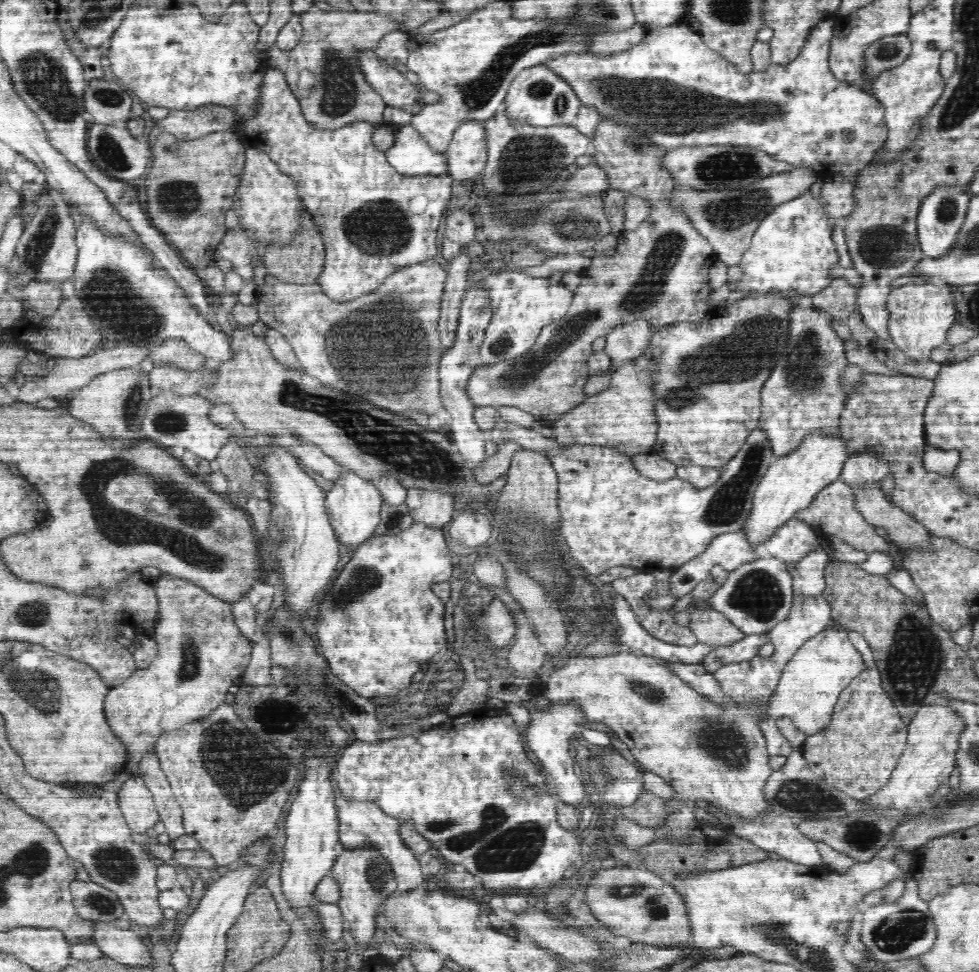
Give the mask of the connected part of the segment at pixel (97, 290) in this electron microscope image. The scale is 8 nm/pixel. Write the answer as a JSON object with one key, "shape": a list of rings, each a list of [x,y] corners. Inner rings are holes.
{"shape":[[[84,218],[81,221],[75,238],[78,252],[74,284],[78,299],[82,298],[83,309],[103,336],[110,336],[114,344],[139,348],[156,348],[166,340],[178,338],[208,360],[215,360],[217,363],[229,361],[237,356],[237,352],[232,352],[229,335],[224,334],[215,324],[204,320],[206,316],[189,302],[185,289],[180,288],[177,280],[168,276],[166,271],[157,265],[153,251],[142,246],[142,242],[138,242],[137,238],[126,239],[124,236],[111,235],[92,218]]]}

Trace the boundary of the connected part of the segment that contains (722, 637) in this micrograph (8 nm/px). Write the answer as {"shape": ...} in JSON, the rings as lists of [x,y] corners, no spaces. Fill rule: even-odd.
{"shape":[[[714,607],[690,612],[688,627],[697,636],[698,643],[714,648],[734,644],[746,636],[723,612]]]}

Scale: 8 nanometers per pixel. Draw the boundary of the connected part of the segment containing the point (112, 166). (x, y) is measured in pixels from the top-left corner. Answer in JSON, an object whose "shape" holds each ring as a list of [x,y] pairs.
{"shape":[[[92,123],[89,125],[89,134],[86,138],[90,158],[94,160],[94,164],[106,172],[112,178],[118,180],[134,180],[142,174],[146,174],[146,170],[151,166],[152,151],[150,151],[150,143],[144,138],[134,137],[124,125],[109,125]]]}

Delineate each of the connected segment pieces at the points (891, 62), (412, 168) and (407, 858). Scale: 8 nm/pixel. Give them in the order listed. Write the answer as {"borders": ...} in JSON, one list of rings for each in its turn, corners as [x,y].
{"borders":[[[[907,33],[883,36],[871,42],[863,51],[863,90],[872,93],[872,82],[882,73],[901,66],[910,56],[911,40]]],[[[390,123],[389,126],[396,127],[396,140],[385,155],[386,160],[398,171],[398,173],[403,175],[439,175],[443,172],[447,172],[448,163],[445,153],[434,152],[430,146],[428,146],[424,138],[422,138],[410,124],[398,124],[396,126]]],[[[332,777],[332,783],[334,783],[334,793],[336,793],[336,815],[340,821],[339,839],[345,850],[358,850],[362,846],[373,846],[380,851],[380,854],[390,865],[393,875],[404,884],[406,891],[414,891],[419,886],[425,885],[424,874],[422,874],[422,868],[420,868],[416,854],[410,850],[410,847],[406,846],[404,839],[398,833],[401,821],[386,815],[376,803],[348,801],[348,799],[344,801],[342,799],[344,795],[342,795],[334,777]]]]}

